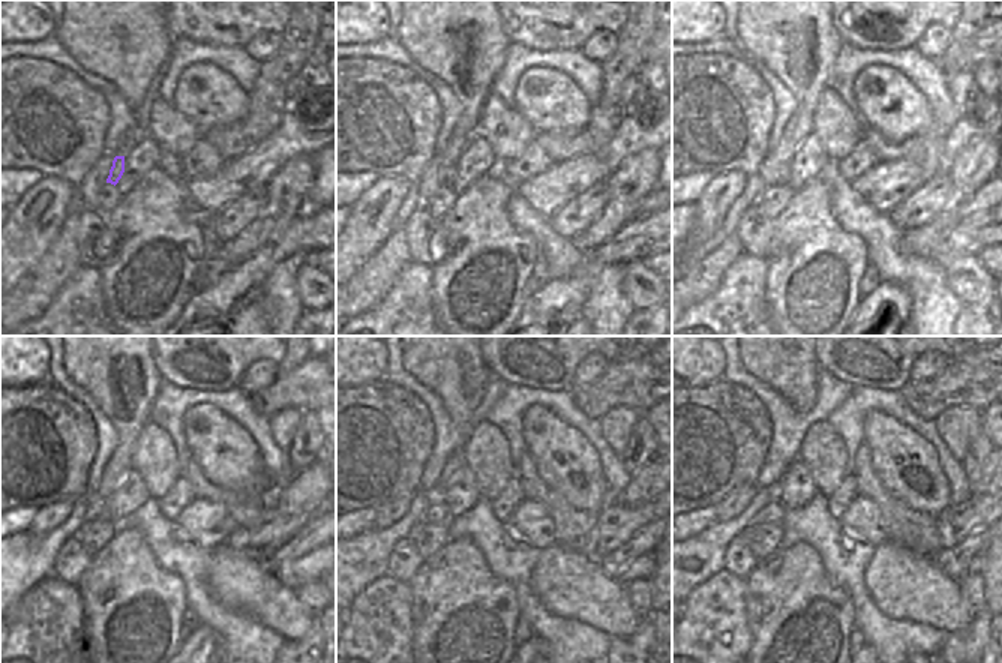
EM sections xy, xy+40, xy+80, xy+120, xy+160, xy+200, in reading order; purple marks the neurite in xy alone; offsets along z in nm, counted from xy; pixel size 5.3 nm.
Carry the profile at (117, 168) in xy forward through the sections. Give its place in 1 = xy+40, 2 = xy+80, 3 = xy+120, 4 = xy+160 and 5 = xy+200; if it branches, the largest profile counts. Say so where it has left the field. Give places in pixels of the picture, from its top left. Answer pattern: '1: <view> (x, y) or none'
1: xy+40 (452, 170)
2: xy+80 (783, 179)
3: xy+120 (101, 510)
4: xy+160 (437, 513)
5: xy+200 (773, 513)

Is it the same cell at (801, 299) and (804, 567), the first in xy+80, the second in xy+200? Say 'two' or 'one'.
one

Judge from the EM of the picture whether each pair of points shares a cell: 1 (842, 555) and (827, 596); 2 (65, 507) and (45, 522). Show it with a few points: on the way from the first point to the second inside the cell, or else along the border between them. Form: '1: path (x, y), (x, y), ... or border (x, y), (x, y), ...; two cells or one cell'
1: border (813, 551), (824, 570), (849, 596), (852, 611); two cells
2: path (60, 510), (50, 518); one cell

